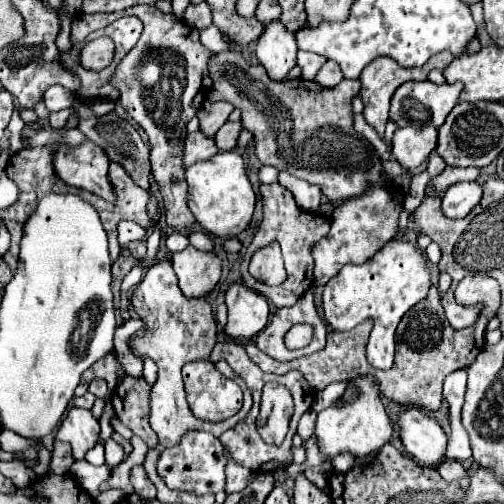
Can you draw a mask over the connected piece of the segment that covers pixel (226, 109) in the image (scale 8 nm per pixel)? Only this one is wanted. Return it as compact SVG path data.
M204 101L204 105L198 111L200 131L204 131L208 137L214 137L216 131L228 121L228 115L232 111L234 111L234 105L228 101L214 101L214 103Z

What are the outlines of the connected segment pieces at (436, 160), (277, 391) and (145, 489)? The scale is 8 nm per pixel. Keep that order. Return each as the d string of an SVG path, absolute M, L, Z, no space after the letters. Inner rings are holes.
M434 151L434 153L432 153L432 157L428 159L428 173L430 173L430 177L436 177L438 173L442 173L442 171L444 171L444 167L446 167L444 159L440 159L440 157L438 157L438 153Z
M266 383L258 415L258 433L262 435L262 439L266 443L280 445L288 433L292 413L294 403L288 389L278 383Z
M142 465L132 467L132 471L130 471L130 481L132 481L132 485L134 485L136 495L140 495L142 499L154 499L154 497L156 497L156 487L154 487L152 481L148 479L148 475L146 475L146 471L144 471Z

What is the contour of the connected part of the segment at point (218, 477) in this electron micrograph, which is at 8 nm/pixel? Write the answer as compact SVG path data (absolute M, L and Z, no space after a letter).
M188 431L182 437L180 445L172 449L162 449L156 467L158 467L158 475L166 481L170 489L206 495L206 493L218 493L226 485L226 475L224 475L226 457L220 439L208 431Z

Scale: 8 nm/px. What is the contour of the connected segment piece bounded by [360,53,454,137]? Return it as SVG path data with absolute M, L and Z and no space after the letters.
M436 53L436 57L432 57L432 61L428 61L428 65L424 65L424 69L404 69L404 67L396 65L396 61L390 61L388 57L380 57L364 69L364 73L360 75L360 83L362 83L360 95L362 95L362 101L364 101L364 117L376 129L376 133L380 137L384 137L384 125L386 125L386 119L388 119L390 99L392 99L394 91L406 81L424 81L430 69L440 69L442 71L452 59L454 59L452 53Z

